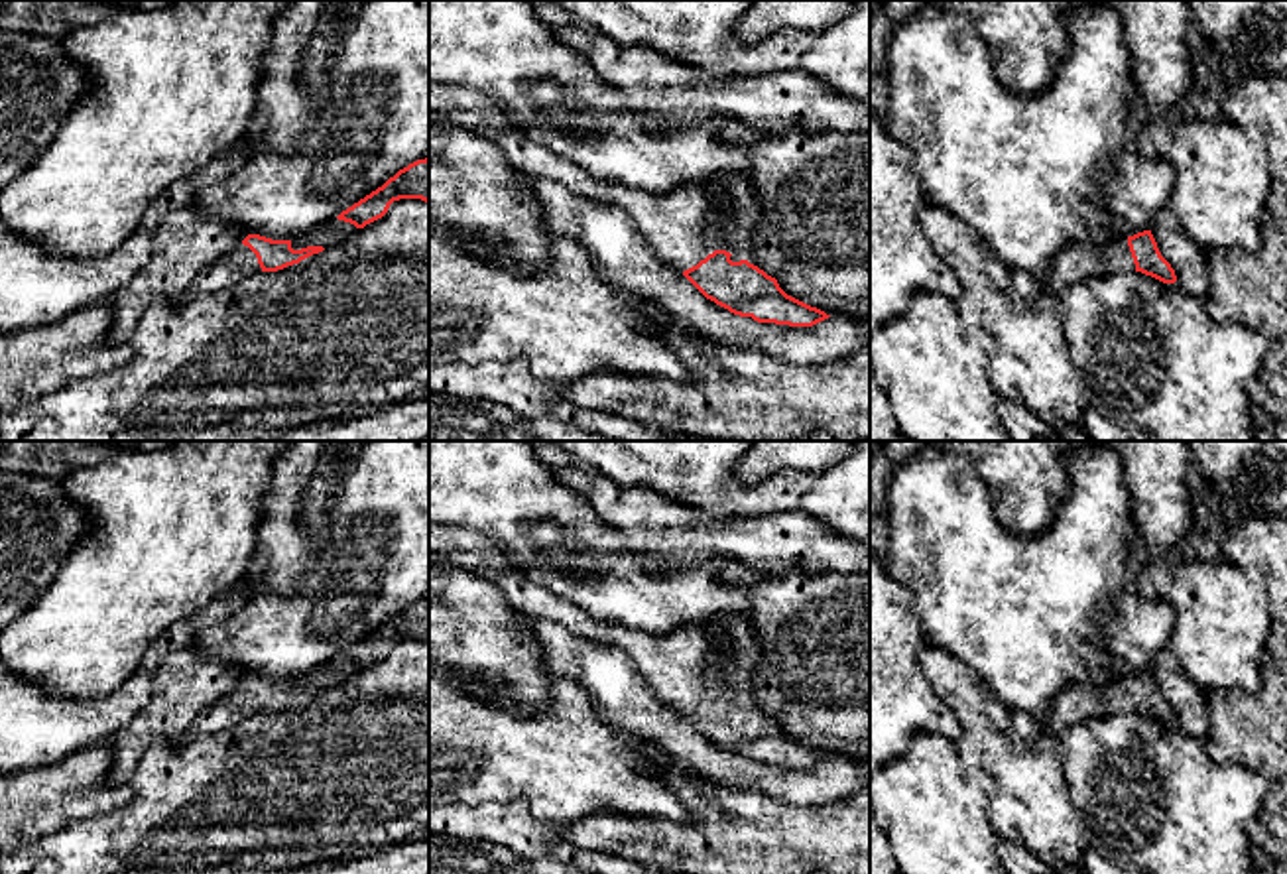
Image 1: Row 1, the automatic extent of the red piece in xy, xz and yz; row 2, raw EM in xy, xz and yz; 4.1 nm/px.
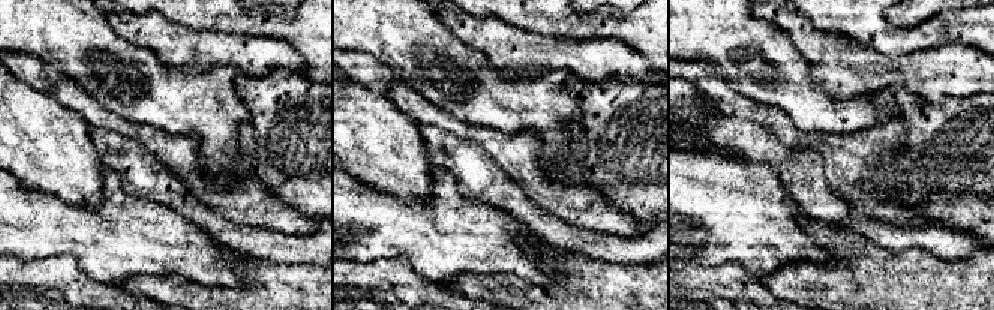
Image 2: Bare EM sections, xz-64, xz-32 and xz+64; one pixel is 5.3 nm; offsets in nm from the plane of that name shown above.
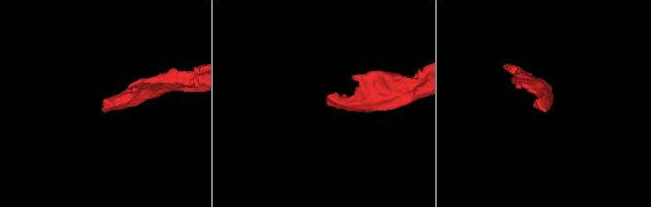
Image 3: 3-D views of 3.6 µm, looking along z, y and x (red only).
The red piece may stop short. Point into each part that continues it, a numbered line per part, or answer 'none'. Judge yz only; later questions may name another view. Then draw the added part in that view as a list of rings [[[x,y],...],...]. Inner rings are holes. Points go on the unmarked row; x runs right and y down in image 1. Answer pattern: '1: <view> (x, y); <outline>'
1: yz (1075, 703); [[[1128,681],[1102,685],[1067,685],[1053,699],[1053,713],[1043,724],[1047,736],[1069,730],[1088,718],[1135,713]]]

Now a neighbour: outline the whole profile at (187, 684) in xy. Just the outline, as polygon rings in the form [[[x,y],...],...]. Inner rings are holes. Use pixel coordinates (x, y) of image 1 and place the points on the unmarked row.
[[[181,650],[165,656],[150,703],[108,740],[112,764],[100,785],[126,785],[157,740],[181,738],[207,709],[234,693],[246,673],[226,657]]]

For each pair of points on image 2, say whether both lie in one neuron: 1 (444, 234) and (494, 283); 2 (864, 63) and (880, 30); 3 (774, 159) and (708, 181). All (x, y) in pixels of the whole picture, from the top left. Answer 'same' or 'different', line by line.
1: different
2: different
3: different

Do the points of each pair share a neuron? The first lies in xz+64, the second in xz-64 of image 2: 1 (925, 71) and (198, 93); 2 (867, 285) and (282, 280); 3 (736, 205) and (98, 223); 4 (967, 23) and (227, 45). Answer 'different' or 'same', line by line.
1: different
2: same
3: same
4: different

